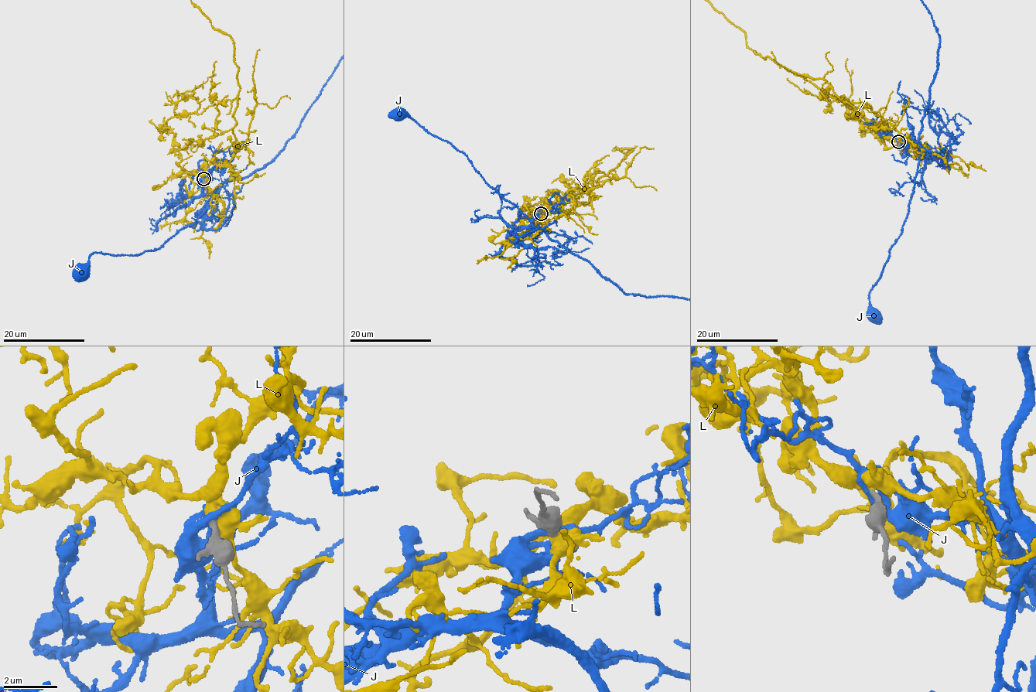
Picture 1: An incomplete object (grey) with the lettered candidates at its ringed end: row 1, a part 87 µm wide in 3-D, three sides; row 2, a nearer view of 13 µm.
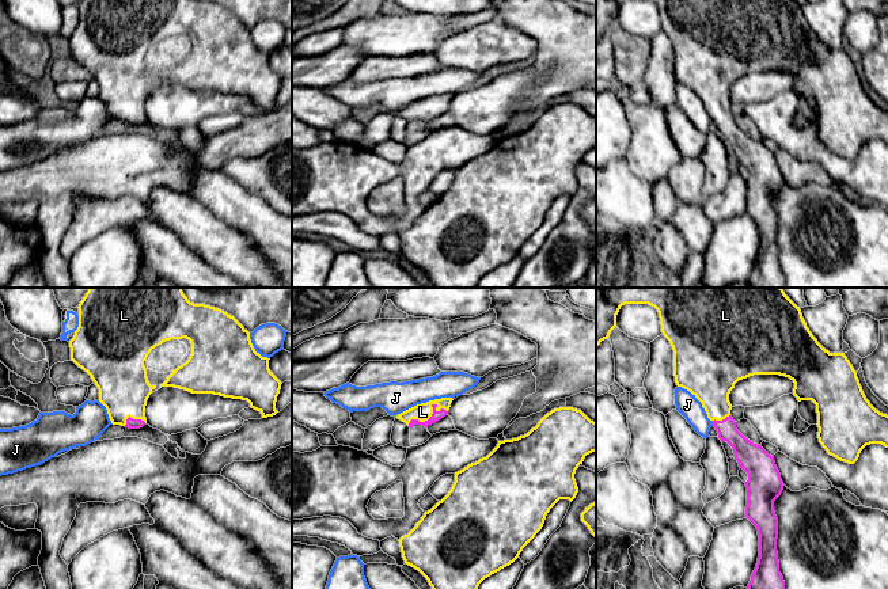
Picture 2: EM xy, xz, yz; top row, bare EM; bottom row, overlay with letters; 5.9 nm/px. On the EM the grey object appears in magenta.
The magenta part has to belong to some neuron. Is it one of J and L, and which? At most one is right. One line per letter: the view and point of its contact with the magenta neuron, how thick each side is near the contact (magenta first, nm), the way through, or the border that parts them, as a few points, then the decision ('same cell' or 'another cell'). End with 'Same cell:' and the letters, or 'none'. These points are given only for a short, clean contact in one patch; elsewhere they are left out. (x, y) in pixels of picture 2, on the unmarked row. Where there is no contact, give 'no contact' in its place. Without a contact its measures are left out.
J: contact yz (712, 120); calibres 130 and 140 nm; border yz (710, 117), (713, 121); another cell
L: contact xz (428, 116); calibres 60 and 100 nm; way xz (436, 111), (428, 116), (422, 107); same cell
Same cell: L

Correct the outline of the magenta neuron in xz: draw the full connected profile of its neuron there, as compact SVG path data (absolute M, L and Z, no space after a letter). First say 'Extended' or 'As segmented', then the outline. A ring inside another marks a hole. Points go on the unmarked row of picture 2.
Extended. M452 94L429 96L398 110L396 114L405 118L410 125L414 121L428 124L448 110L452 96Z

